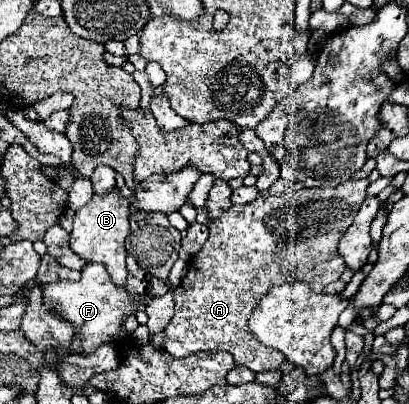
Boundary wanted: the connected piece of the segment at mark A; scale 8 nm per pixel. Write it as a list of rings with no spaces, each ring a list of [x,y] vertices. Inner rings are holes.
[[[351,178],[349,182],[341,182],[341,186],[337,188],[287,188],[279,196],[259,196],[247,204],[233,204],[217,220],[208,219],[205,207],[196,208],[196,221],[207,224],[209,238],[193,256],[187,270],[189,274],[185,274],[185,278],[173,292],[175,314],[165,328],[165,350],[173,358],[185,358],[201,350],[225,350],[235,358],[235,364],[241,364],[253,372],[281,370],[285,356],[263,346],[253,338],[253,334],[249,334],[249,314],[253,312],[257,298],[261,298],[265,292],[269,292],[269,288],[277,284],[299,280],[319,294],[327,284],[339,280],[341,272],[345,270],[345,262],[337,252],[337,244],[345,230],[353,224],[353,218],[367,196],[367,186],[369,178]]]

